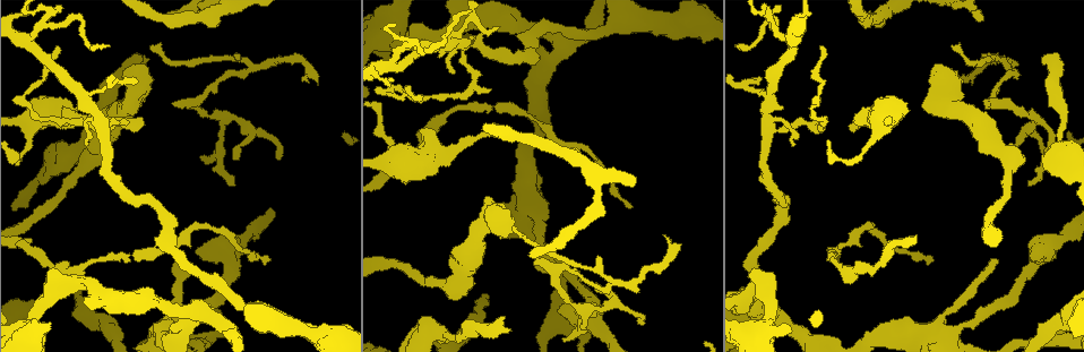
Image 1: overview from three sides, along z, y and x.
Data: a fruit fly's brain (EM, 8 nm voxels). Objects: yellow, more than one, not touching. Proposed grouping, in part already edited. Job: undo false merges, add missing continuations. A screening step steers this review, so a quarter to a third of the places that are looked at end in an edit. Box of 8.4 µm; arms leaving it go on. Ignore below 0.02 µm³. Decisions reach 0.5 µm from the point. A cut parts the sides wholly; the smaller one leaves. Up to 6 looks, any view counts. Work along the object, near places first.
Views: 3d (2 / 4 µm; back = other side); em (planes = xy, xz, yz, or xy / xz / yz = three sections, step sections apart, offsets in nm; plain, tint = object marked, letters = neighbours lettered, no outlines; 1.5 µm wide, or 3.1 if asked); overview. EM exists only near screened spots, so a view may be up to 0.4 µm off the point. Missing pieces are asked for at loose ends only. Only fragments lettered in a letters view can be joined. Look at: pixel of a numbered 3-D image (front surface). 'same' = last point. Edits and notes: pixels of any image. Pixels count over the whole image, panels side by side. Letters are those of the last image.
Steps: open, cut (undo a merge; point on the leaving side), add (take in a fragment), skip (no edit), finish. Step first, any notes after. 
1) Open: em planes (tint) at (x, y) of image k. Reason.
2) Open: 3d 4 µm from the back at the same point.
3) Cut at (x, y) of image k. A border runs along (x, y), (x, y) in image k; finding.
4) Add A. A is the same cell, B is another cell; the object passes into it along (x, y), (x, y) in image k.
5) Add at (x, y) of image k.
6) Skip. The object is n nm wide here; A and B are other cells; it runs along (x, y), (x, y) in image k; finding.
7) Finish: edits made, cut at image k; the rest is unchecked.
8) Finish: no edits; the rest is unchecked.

Open: em xz step 4 (letters) at (792, 44) of image 1. Arms part here.

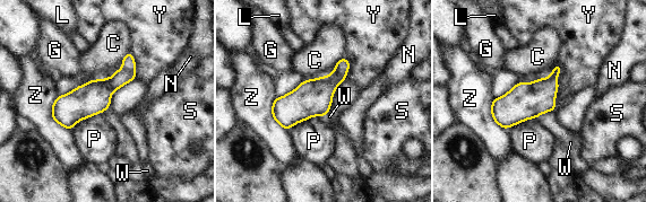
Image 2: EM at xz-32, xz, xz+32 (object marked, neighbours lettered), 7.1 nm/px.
Cut at (334, 77) of image 2. C, G, L, N, P, S, W, Y and Z are other cells; a border runs along (334, 69), (344, 80) in image 2; two neurons meet here.

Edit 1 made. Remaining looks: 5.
Open: overview.

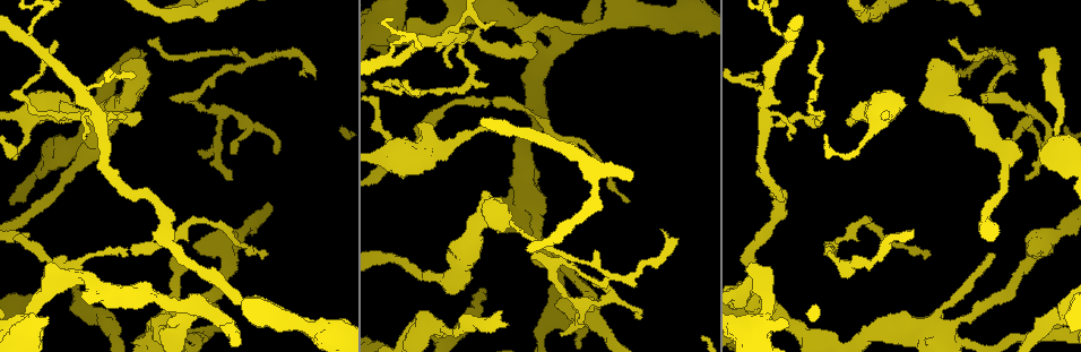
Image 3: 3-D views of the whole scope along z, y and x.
Open: 3d 2 µm at (446, 36) of image 3. Abrupt turn.

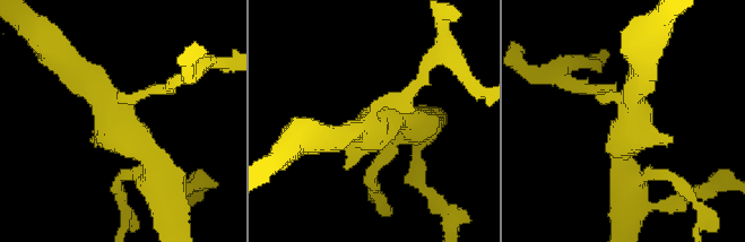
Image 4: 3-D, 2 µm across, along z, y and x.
Open: em planes (tint) at (629, 107) of image 4. 3 arms meet here; shape alone is not enough.

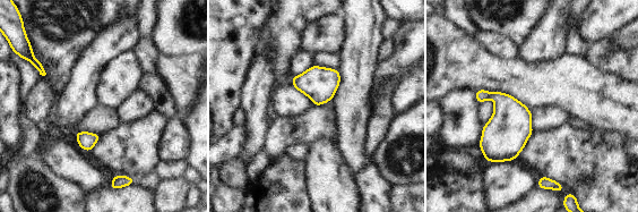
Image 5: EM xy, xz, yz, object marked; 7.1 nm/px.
Open: em planes (letters) at the same point.

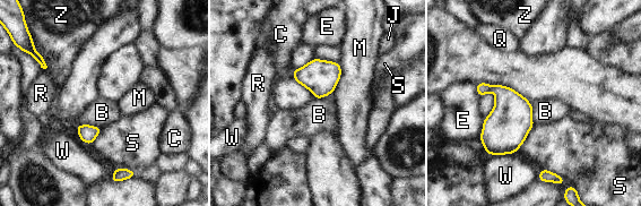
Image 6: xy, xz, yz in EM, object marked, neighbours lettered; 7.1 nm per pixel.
Skip. The longest contact is with S, 240 nm; B, C, E, J, M, Q, R, S, W and Z are other cells; a border runs along (339, 62), (340, 78), (331, 93) in image 6; one neuron here.

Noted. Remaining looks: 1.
Open: em xz step 4 (letters) at (248, 61) of image 3. Sharp bend.

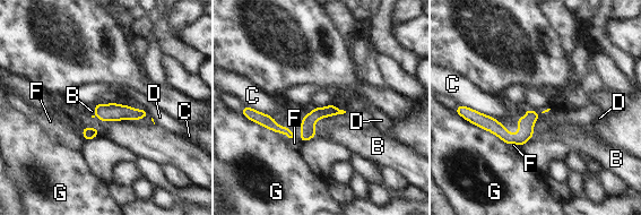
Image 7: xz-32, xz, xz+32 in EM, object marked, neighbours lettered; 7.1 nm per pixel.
Skip. The longest contact is with G, 400 nm; B, C, D, F and G are other cells; it runs along (536, 114), (517, 137), (473, 117) in image 7; continuous, no second neuron.

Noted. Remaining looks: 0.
Finish: edits made, cut at image 2; the rest is unchecked.

